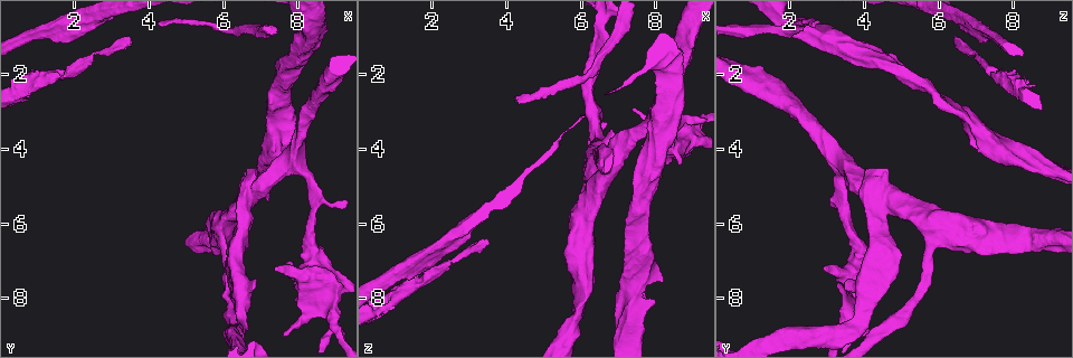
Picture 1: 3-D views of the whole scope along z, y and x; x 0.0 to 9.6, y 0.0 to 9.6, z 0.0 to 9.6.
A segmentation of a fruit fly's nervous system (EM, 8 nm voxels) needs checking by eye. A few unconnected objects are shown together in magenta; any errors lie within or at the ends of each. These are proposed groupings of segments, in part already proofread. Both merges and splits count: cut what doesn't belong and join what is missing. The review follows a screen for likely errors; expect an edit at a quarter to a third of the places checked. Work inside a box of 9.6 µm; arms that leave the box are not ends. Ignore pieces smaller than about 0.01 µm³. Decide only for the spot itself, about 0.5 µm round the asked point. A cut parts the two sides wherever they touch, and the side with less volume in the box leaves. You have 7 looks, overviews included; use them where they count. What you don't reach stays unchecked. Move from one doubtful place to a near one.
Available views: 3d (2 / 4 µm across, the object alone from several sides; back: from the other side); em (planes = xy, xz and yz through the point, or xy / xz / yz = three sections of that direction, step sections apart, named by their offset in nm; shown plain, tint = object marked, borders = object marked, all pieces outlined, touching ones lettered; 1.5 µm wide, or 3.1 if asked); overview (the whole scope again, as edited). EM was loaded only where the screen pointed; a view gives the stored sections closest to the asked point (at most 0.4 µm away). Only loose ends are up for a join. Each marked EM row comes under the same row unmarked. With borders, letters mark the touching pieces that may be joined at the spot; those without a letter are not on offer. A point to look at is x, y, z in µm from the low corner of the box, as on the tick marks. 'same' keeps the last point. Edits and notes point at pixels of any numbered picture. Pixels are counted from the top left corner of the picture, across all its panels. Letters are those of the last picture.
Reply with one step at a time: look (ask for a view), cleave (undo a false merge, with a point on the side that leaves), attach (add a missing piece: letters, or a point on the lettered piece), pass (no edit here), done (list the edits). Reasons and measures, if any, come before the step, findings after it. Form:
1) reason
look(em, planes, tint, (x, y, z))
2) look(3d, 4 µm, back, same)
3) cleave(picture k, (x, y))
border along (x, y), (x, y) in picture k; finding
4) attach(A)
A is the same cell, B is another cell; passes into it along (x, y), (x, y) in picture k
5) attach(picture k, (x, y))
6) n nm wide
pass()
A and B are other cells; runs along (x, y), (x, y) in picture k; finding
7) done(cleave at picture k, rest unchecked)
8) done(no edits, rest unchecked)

branch stops here
look(3d, 2 µm, (4.30, 0.65, 2.65))

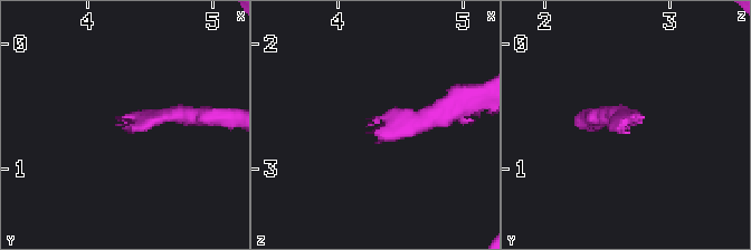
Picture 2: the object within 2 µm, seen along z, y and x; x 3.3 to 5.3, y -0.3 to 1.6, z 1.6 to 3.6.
look(em, xy, step 8, borders, (4.30, 0.60, 2.64))

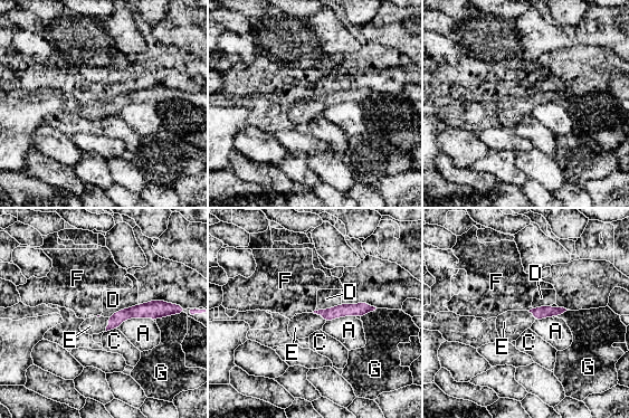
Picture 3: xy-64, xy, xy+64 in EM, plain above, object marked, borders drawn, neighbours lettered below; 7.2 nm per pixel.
look(em, xz, step 4, borders, same)

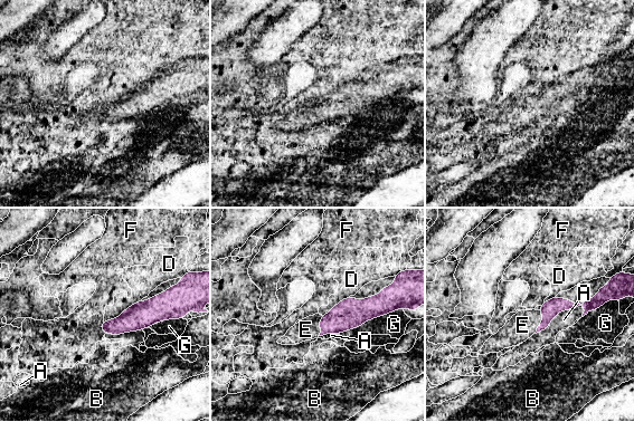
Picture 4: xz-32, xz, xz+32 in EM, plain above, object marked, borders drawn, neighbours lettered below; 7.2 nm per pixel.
attach(E)
E is the same cell, A, B, D, F and G are other cells; passes into it along (549, 309), (541, 322), (522, 325) in picture 4; the cell continues

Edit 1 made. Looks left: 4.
long arm stops here
look(em, planes, borders, (3.60, 1.10, 6.60))

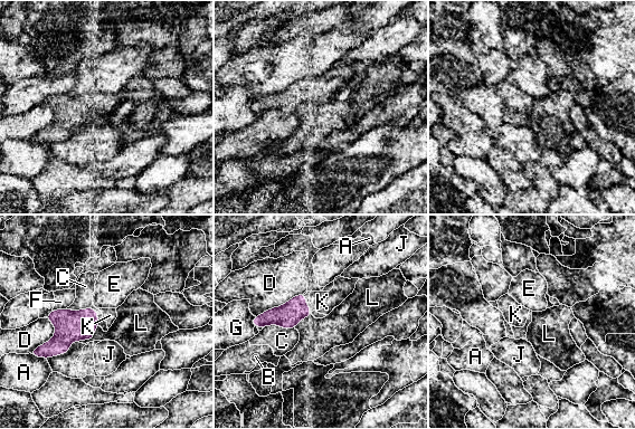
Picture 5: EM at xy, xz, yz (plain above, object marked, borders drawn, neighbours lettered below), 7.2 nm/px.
110 nm wide
attach(K)
K is the same cell, A, B, C, D, E, F, G, J and L are other cells; the cell continues

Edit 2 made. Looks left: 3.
three-way junction
look(em, yz, step 8, tint, (7.50, 2.40, 5.75))

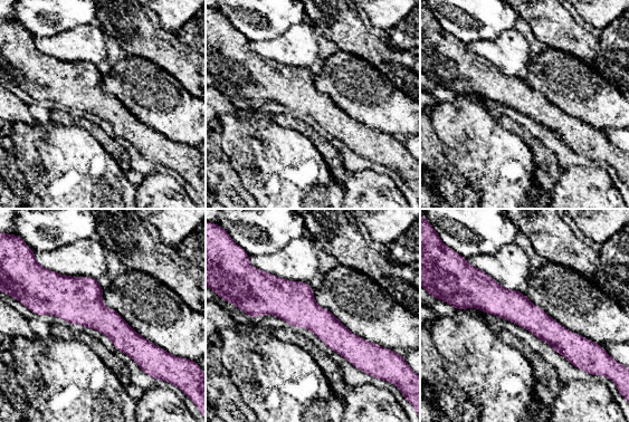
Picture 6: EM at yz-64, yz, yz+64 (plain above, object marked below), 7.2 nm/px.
look(em, planes, borders, same)

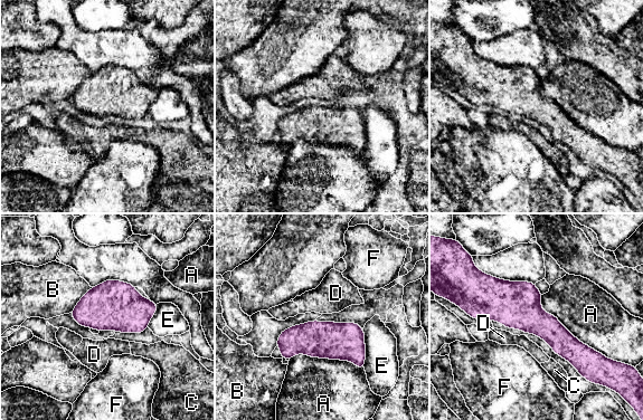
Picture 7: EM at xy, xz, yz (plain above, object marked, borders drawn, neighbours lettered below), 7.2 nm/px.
pass()
A, B, C, D, E and F are other cells; runs along (473, 308), (520, 308), (592, 354) in picture 7; continuous, no second cell

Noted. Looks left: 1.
done(attach at picture 4, attach at picture 5, rest unchecked)

